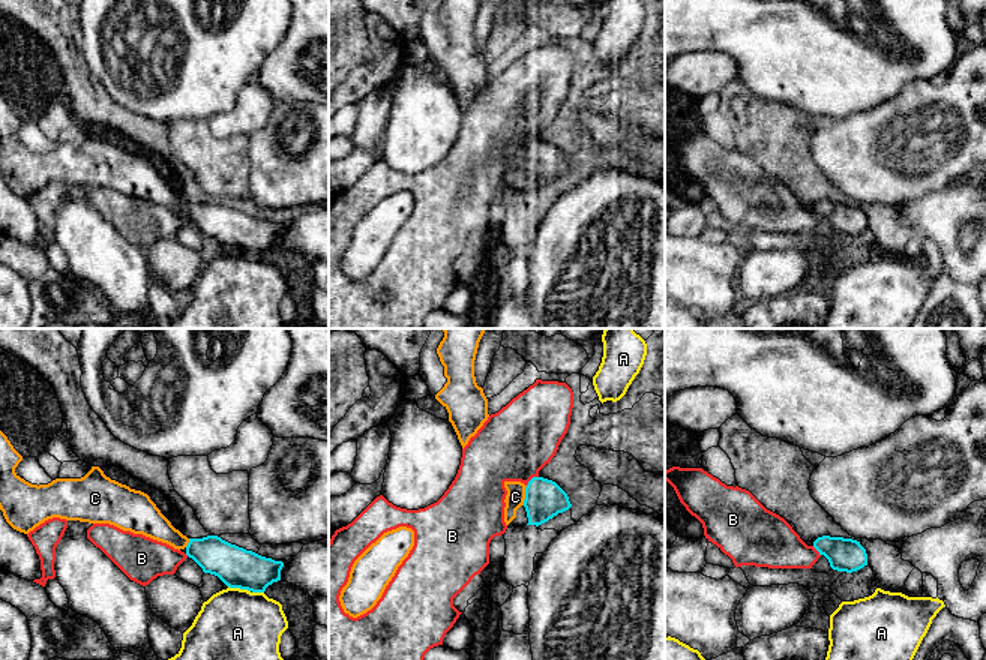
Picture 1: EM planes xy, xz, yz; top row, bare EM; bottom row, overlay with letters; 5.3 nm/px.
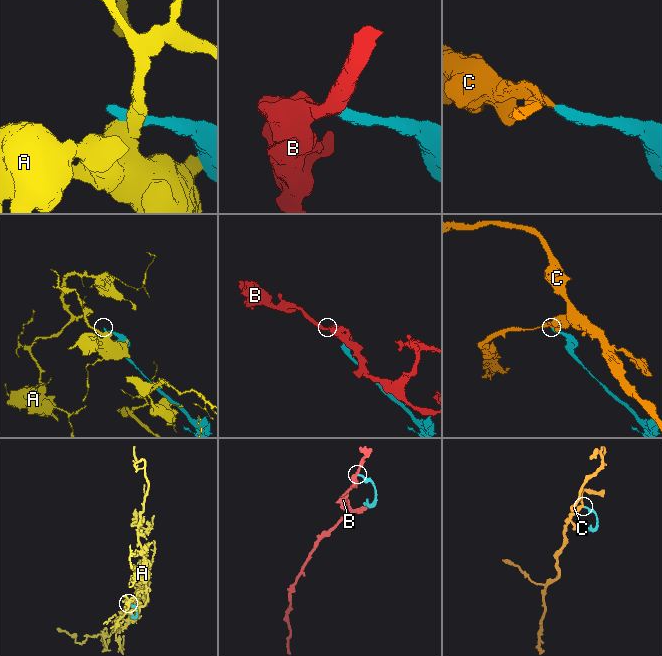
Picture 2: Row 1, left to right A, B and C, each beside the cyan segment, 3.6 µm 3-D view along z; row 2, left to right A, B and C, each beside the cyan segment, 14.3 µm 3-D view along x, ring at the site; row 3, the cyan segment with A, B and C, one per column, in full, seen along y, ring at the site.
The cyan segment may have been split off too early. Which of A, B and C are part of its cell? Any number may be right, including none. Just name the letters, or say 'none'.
C

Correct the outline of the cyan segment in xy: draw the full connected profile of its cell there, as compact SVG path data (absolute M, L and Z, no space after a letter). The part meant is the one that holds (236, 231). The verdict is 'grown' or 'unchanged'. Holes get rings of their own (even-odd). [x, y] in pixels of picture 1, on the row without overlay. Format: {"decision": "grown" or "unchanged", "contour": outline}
{"decision": "grown", "contour": "M0 94L0 174L20 196L29 198L53 182L110 188L185 213L204 237L218 240L230 252L264 256L281 244L282 225L261 220L218 200L188 202L147 158L111 144L99 130L92 130L81 142L56 142L38 150L15 136L21 124L23 120Z"}

